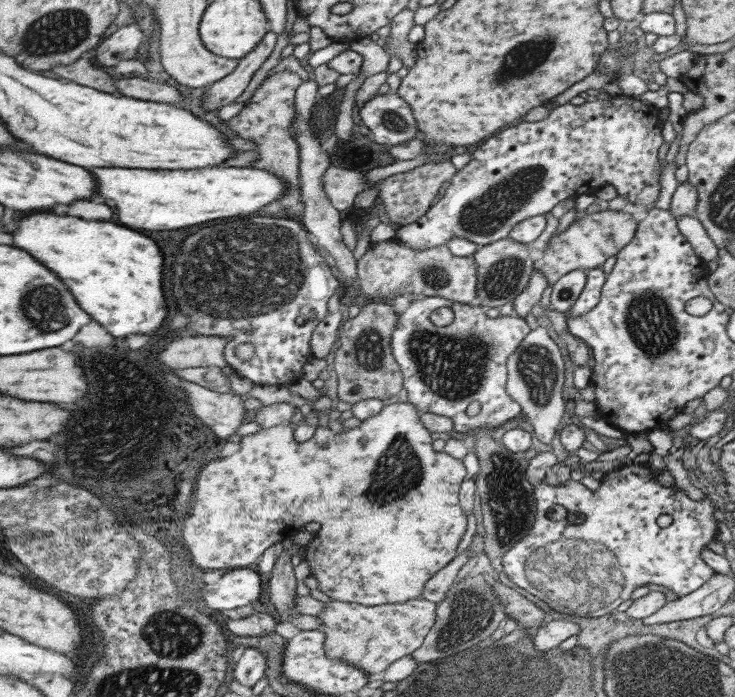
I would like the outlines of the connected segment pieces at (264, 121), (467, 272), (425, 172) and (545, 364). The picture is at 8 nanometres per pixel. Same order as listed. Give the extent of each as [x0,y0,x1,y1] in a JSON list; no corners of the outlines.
[[226,72,303,215],[356,238,476,304],[378,161,455,226],[505,326,564,445]]

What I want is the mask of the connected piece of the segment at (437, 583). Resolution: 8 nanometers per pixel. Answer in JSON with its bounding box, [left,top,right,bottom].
[419,548,468,603]

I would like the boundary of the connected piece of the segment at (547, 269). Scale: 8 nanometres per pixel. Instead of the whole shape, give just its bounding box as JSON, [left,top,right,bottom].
[532,209,638,285]

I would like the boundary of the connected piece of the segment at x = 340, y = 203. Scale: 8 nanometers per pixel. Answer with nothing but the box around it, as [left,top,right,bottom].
[322,165,374,211]

